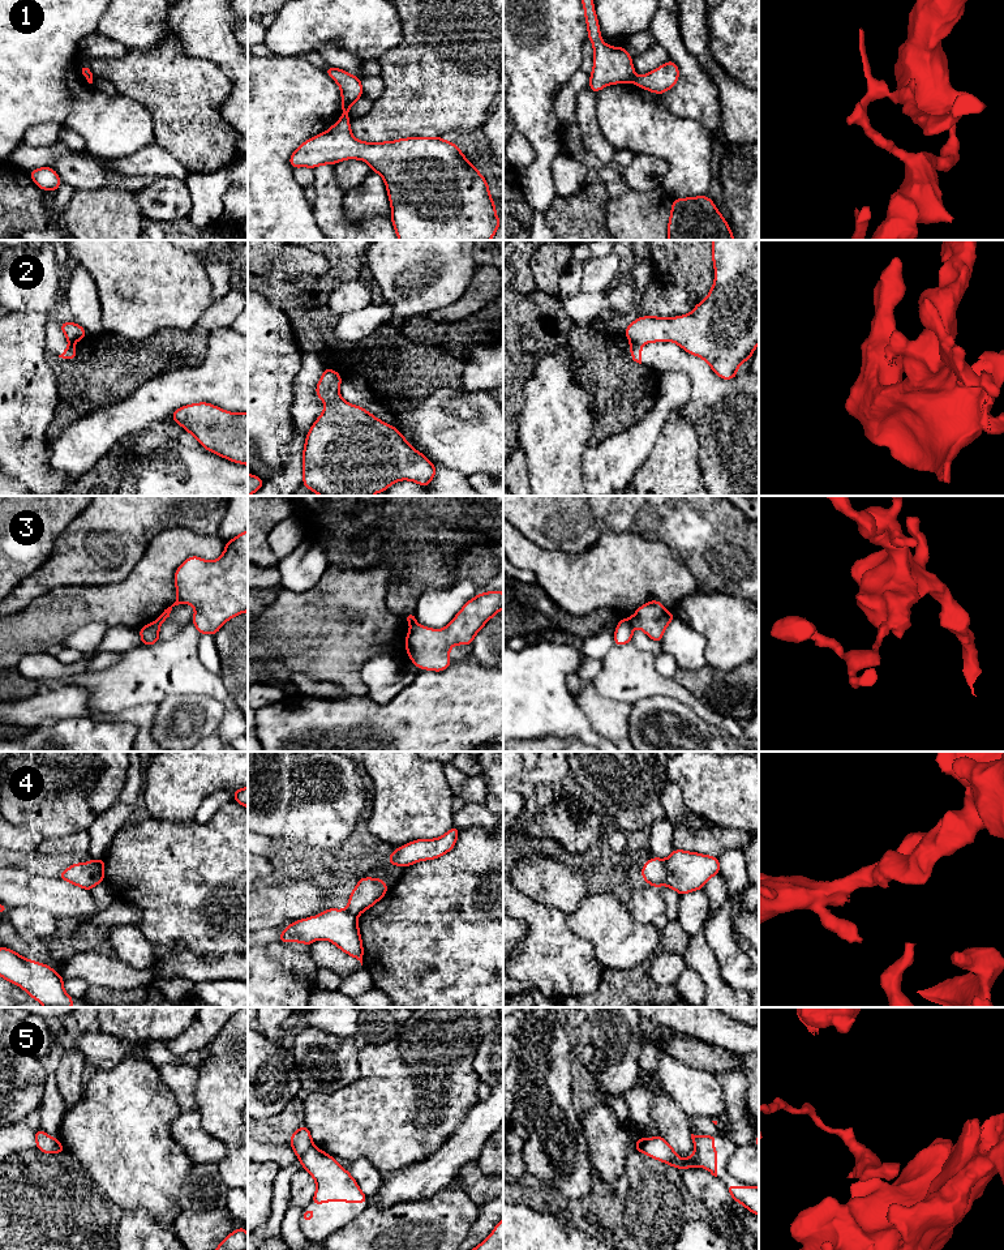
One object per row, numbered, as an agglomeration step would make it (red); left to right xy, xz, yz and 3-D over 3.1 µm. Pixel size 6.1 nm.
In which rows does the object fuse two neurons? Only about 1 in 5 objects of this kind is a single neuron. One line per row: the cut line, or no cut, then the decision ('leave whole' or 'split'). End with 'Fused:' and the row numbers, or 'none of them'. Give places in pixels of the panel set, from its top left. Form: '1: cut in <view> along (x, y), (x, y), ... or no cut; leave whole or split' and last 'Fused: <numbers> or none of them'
1: cut in yz along (635, 77), (631, 81); split
2: cut in yz along (630, 339), (640, 345); split
3: cut in yz along (630, 619), (634, 625); split
4: cut in yz along (665, 861), (665, 881), (663, 884); split
5: cut in xz along (313, 1146), (299, 1159); split
Fused: 1, 2, 3, 4, 5

